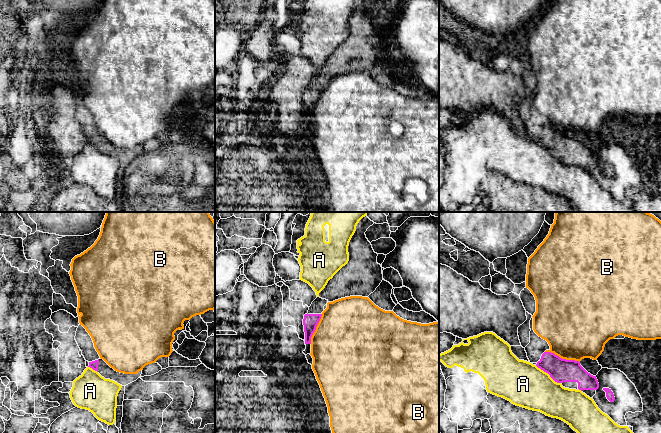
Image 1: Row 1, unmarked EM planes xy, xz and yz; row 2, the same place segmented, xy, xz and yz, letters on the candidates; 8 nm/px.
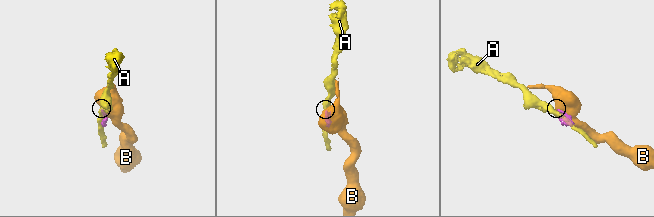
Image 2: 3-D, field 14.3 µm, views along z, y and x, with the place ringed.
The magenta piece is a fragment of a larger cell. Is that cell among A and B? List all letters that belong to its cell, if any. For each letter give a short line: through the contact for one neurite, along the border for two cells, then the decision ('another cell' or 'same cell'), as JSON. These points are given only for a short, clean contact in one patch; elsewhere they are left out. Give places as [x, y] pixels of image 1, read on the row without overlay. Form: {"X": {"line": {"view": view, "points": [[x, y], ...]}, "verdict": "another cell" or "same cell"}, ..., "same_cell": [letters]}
{"A": {"verdict": "another cell"}, "B": {"verdict": "another cell"}, "same_cell": []}

